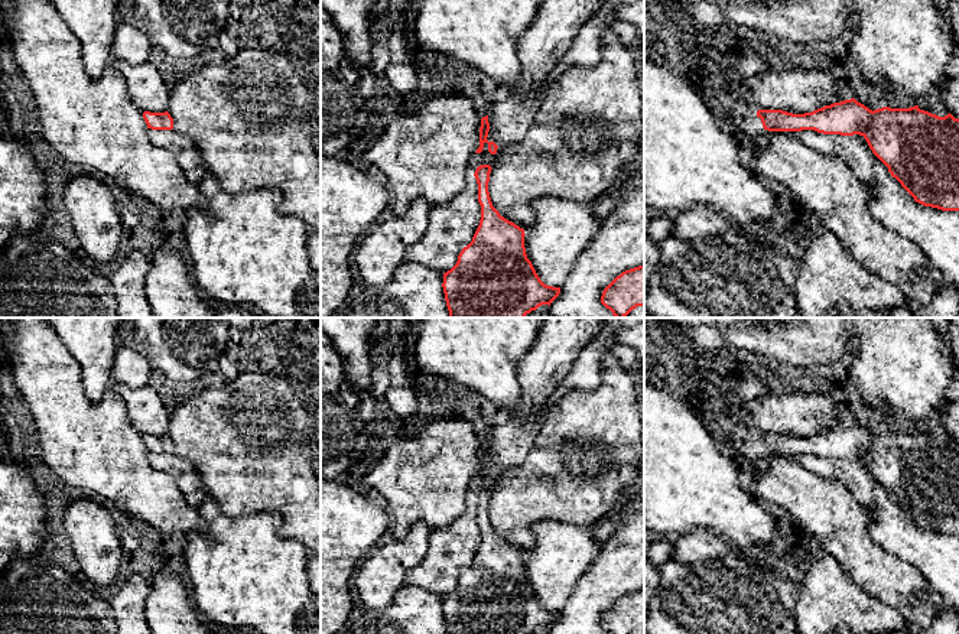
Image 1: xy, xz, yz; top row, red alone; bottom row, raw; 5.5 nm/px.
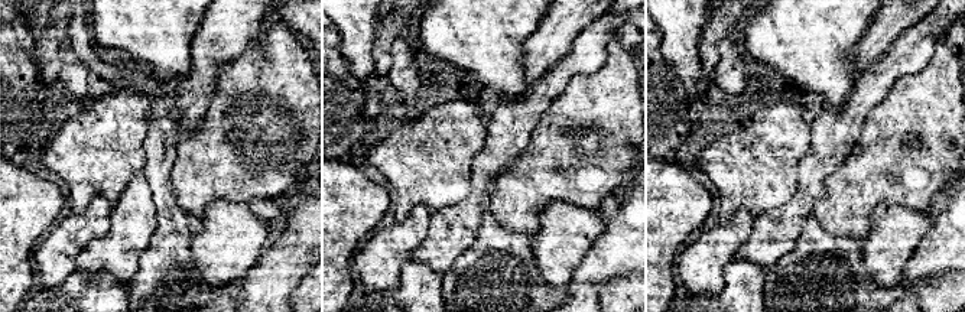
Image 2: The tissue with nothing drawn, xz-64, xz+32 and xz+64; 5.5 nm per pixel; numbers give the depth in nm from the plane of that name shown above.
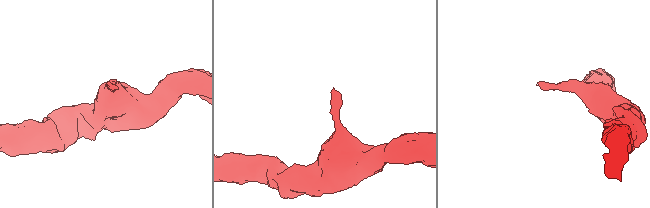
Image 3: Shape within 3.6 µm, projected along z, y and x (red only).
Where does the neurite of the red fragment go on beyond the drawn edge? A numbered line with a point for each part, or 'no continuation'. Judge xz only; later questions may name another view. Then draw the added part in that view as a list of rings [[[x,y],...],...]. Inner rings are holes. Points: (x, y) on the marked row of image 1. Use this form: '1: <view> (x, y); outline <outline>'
no continuation

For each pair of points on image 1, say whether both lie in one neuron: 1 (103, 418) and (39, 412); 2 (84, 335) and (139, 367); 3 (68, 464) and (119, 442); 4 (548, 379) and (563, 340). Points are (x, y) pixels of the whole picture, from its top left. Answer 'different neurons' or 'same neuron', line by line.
1: same neuron
2: different neurons
3: same neuron
4: same neuron

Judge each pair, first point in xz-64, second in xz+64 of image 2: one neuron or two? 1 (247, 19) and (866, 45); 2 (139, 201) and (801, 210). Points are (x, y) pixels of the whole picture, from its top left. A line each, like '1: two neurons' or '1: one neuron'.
1: one neuron
2: one neuron

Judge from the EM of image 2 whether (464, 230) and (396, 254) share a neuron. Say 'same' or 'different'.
different

